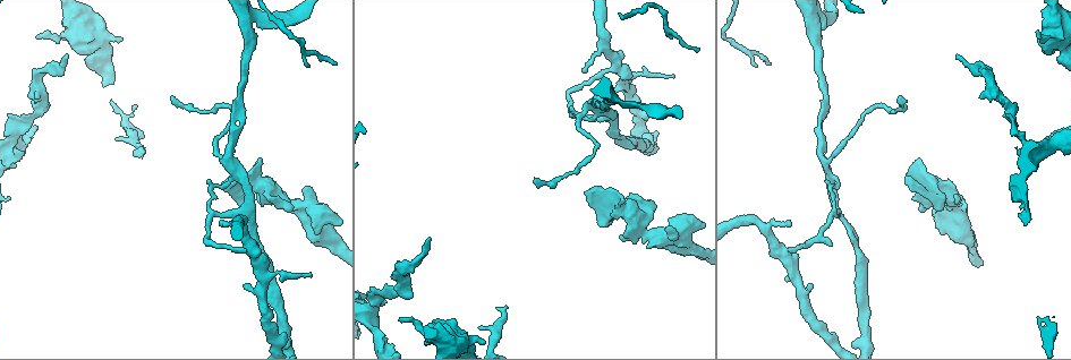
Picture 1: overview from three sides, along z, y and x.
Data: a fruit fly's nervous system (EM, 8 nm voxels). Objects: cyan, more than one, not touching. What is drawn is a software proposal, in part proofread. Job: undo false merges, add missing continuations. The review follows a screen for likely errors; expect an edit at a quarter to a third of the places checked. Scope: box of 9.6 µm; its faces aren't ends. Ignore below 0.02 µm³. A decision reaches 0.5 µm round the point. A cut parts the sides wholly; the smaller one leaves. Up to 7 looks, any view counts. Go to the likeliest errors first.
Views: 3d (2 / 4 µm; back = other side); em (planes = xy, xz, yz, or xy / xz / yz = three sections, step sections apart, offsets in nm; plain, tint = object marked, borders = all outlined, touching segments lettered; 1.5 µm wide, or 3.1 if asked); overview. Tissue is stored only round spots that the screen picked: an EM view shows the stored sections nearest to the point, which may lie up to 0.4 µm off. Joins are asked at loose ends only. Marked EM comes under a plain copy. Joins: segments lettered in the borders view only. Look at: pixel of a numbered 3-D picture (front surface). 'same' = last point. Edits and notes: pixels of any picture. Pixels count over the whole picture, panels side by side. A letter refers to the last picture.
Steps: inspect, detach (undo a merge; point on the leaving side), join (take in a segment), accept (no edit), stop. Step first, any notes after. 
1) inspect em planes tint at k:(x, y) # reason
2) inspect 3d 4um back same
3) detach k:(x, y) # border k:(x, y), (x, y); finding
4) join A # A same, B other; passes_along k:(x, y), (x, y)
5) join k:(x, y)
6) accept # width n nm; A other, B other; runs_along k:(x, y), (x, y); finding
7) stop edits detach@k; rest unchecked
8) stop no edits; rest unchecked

inspect em planes borders at 1:(400, 274) # abrupt turn

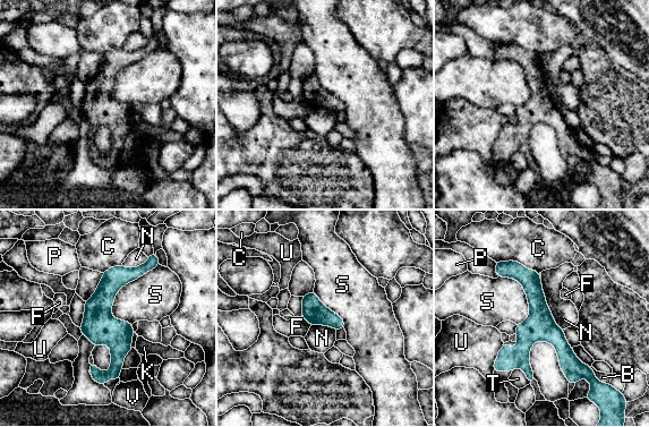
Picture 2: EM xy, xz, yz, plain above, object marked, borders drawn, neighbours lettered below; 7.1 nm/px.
accept # longest_contact S 500 nm; B other, C other, F other, K other, N other, P other, S other, T other, U other, V other; border 2:(539, 278), (553, 321), (562, 330); continuous, no second cell

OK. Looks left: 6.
inspect 3d 2um at 1:(864, 113) # sharp bend

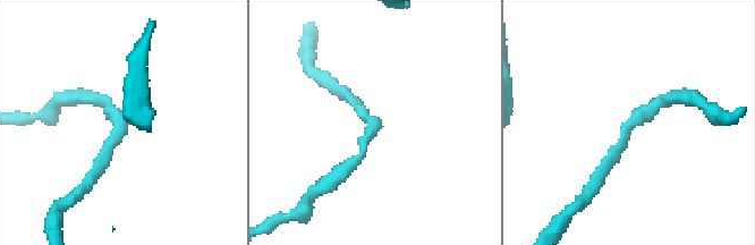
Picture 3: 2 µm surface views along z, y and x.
inspect em planes borders at 3:(118, 128) # shape alone is not enough

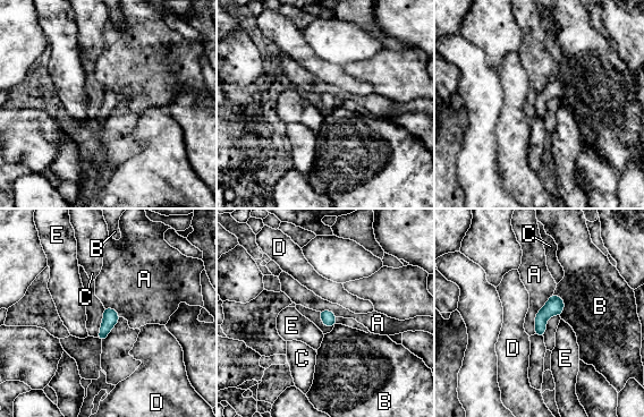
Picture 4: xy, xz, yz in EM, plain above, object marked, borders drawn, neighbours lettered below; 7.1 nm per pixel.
accept # width 100 nm; A other, B other, C other, D other, E other; border 4:(552, 294), (537, 312), (534, 333); continuous, no second cell

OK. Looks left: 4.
inspect em xy step 4 tint at 1:(925, 210)

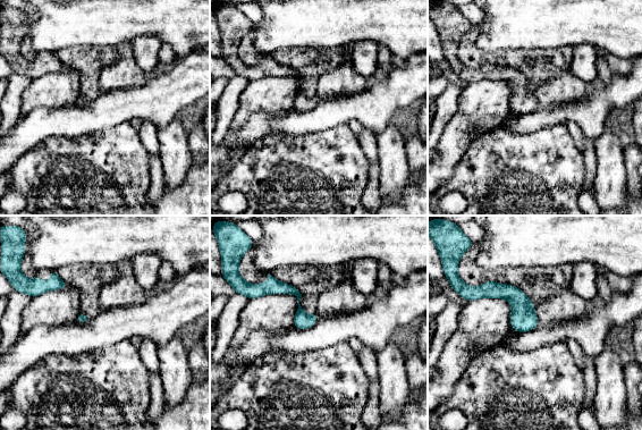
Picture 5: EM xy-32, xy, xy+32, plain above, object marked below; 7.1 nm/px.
inspect em xy step 4 borders same # see the neighbours

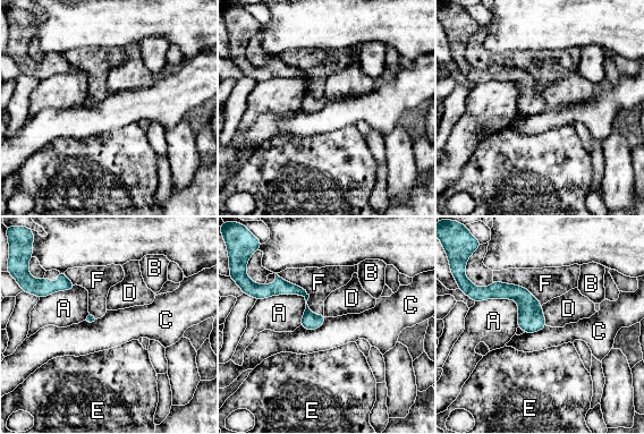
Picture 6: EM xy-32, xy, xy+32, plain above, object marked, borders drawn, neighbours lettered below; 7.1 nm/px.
accept # A other, B other, C other, D other, E other, F other; border 6:(541, 305), (545, 324); no lettered segment goes on from it

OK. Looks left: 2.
stop no edits; rest unchecked

